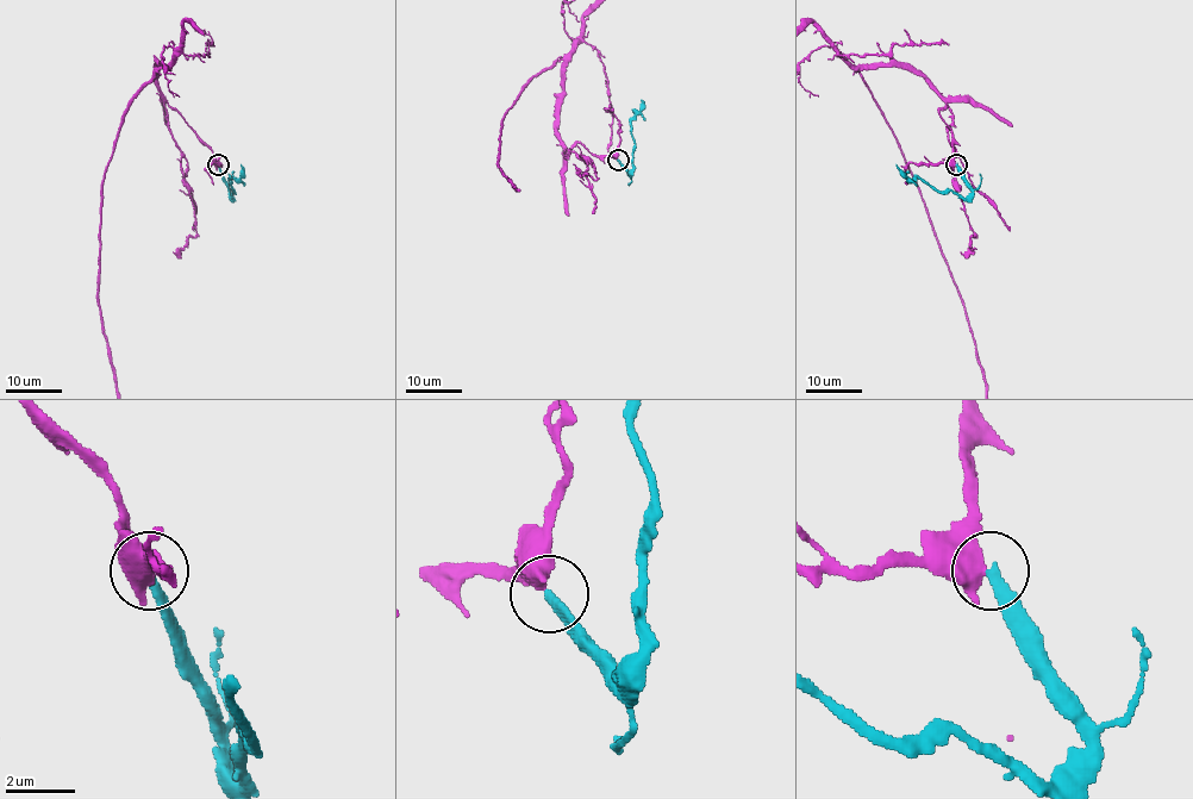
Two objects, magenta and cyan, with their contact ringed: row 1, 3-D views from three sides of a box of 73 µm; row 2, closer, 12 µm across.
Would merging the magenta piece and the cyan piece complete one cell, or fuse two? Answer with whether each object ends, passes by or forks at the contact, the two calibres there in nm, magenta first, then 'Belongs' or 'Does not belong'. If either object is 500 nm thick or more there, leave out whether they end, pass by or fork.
Thickness 600 nm (magenta) against 320 nm. Does not belong

